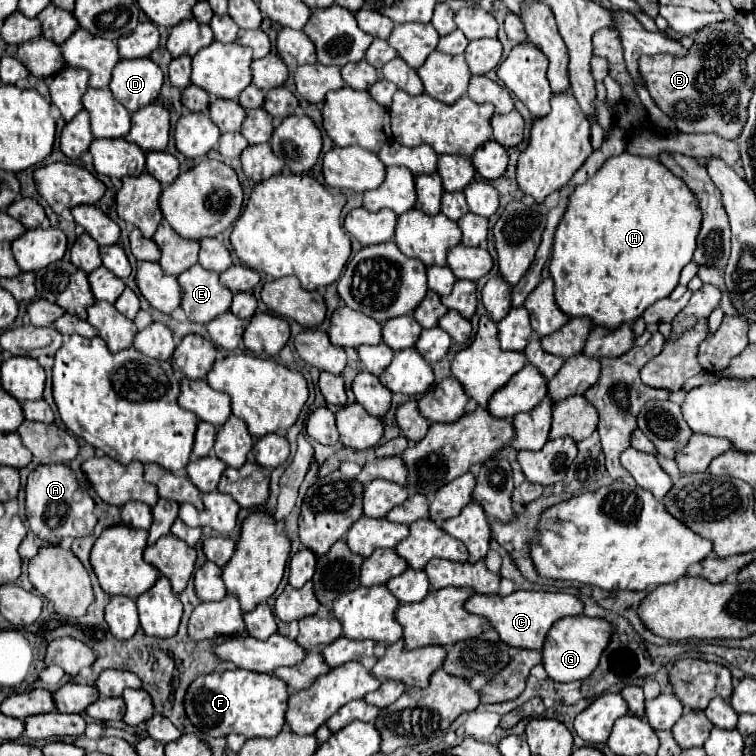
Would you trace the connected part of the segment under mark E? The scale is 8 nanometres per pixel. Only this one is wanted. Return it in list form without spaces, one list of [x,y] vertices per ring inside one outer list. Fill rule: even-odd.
[[[201,264],[179,274],[181,308],[191,322],[211,322],[231,308],[233,292],[219,282],[219,274],[205,270]]]

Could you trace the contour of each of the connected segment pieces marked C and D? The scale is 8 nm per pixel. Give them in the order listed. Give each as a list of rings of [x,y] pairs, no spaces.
[[[519,590],[511,596],[497,596],[497,594],[475,594],[467,600],[465,608],[471,614],[481,614],[491,620],[493,628],[499,636],[515,646],[515,648],[543,648],[543,640],[551,626],[565,616],[579,616],[583,614],[583,602],[565,592],[535,592],[535,590]]]
[[[151,58],[121,60],[111,78],[111,92],[131,114],[157,100],[163,72]]]

